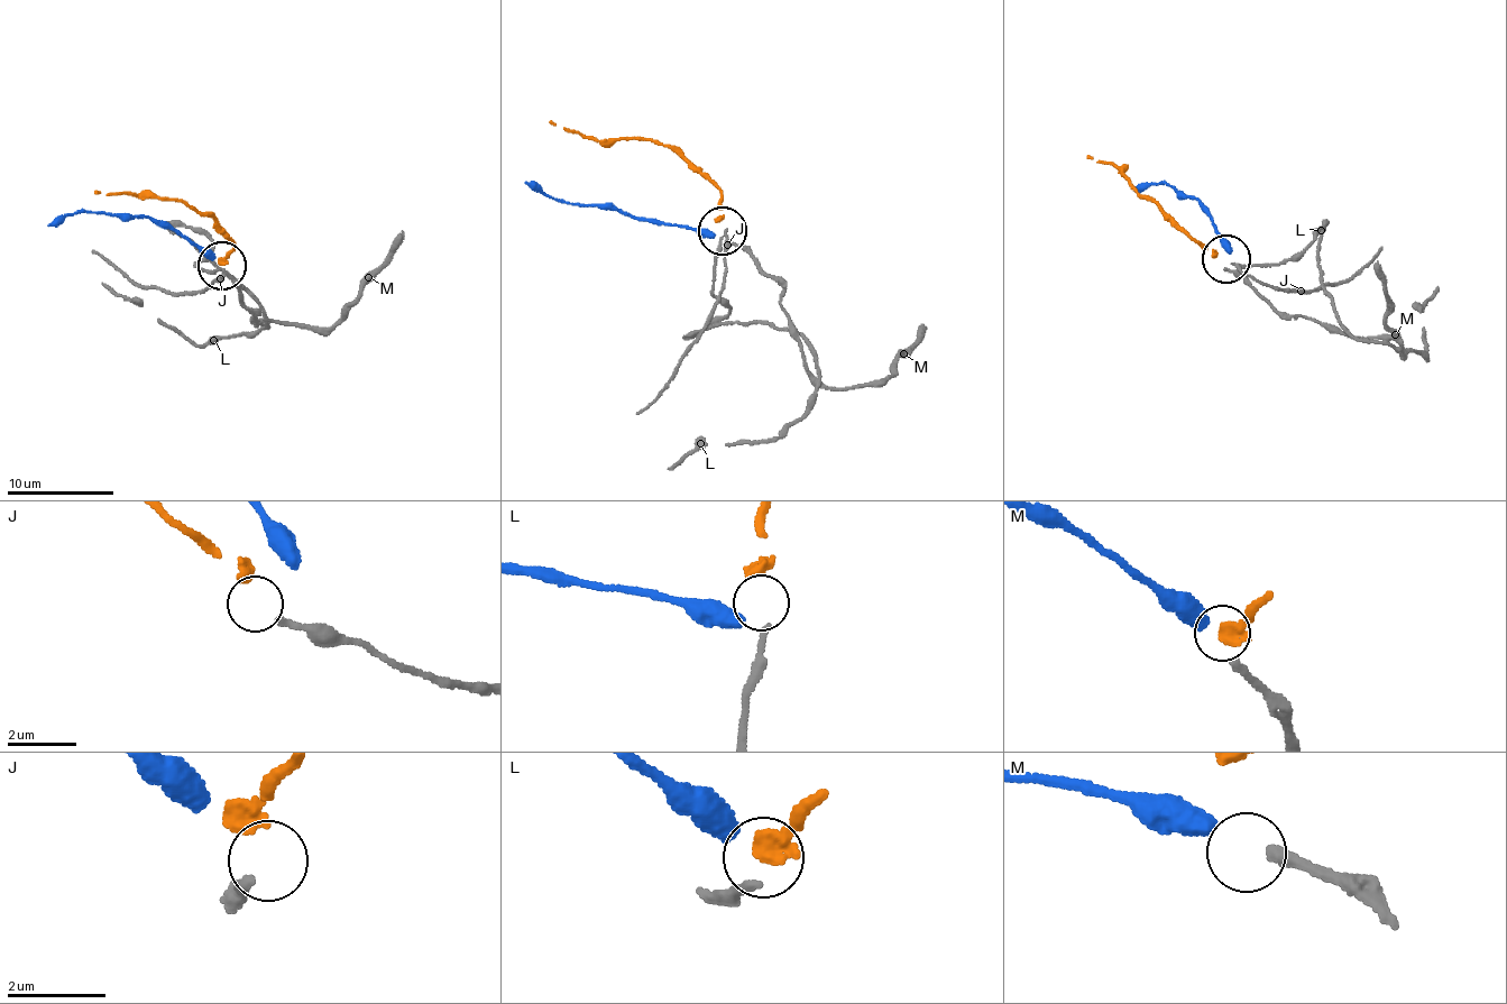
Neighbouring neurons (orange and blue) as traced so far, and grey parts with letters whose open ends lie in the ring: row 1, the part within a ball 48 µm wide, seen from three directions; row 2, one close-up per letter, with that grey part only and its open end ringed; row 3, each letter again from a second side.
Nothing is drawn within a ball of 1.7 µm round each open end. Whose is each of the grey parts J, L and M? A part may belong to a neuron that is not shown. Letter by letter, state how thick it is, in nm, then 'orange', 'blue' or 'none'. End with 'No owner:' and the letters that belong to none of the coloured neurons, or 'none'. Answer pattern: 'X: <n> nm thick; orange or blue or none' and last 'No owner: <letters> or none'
J: 180 nm thick; none
L: 160 nm thick; orange
M: 240 nm thick; blue
No owner: J

